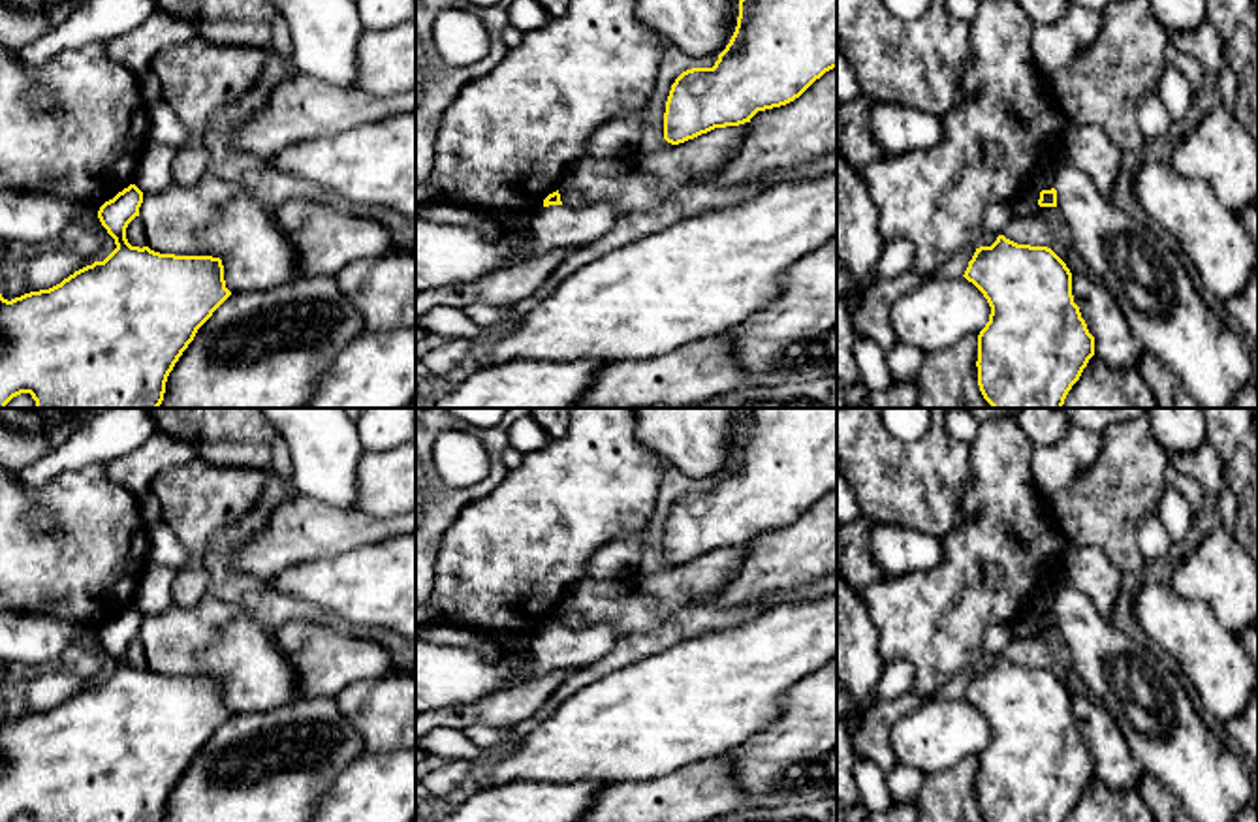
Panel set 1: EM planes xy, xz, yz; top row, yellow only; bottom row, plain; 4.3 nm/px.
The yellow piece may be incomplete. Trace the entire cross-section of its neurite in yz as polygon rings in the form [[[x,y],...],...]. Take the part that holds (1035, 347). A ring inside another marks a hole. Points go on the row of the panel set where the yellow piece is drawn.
[[[999,235],[991,246],[976,248],[963,275],[987,299],[989,322],[978,335],[978,386],[993,408],[1062,408],[1072,386],[1094,356],[1094,337],[1089,333],[1072,295],[1072,273],[1047,246],[1017,245]]]

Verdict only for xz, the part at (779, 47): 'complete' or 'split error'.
complete

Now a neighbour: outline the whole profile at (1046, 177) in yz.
[[[1057,158],[1046,160],[1034,177],[1036,188],[1040,190],[1055,188],[1059,167],[1061,167],[1061,162]]]

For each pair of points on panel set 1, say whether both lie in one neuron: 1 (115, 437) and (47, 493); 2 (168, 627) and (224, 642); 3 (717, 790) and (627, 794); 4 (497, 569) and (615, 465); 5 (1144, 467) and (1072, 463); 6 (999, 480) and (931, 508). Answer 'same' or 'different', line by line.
1: different
2: same
3: same
4: same
5: different
6: different

